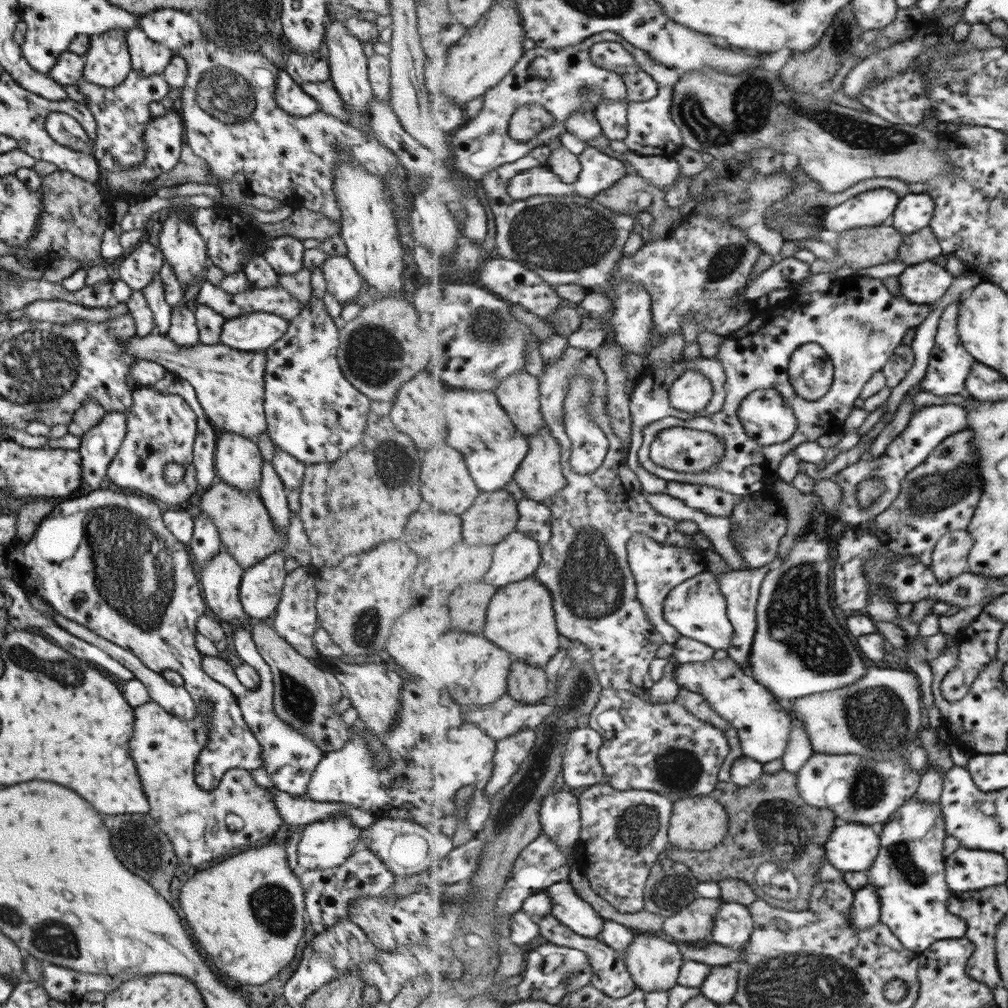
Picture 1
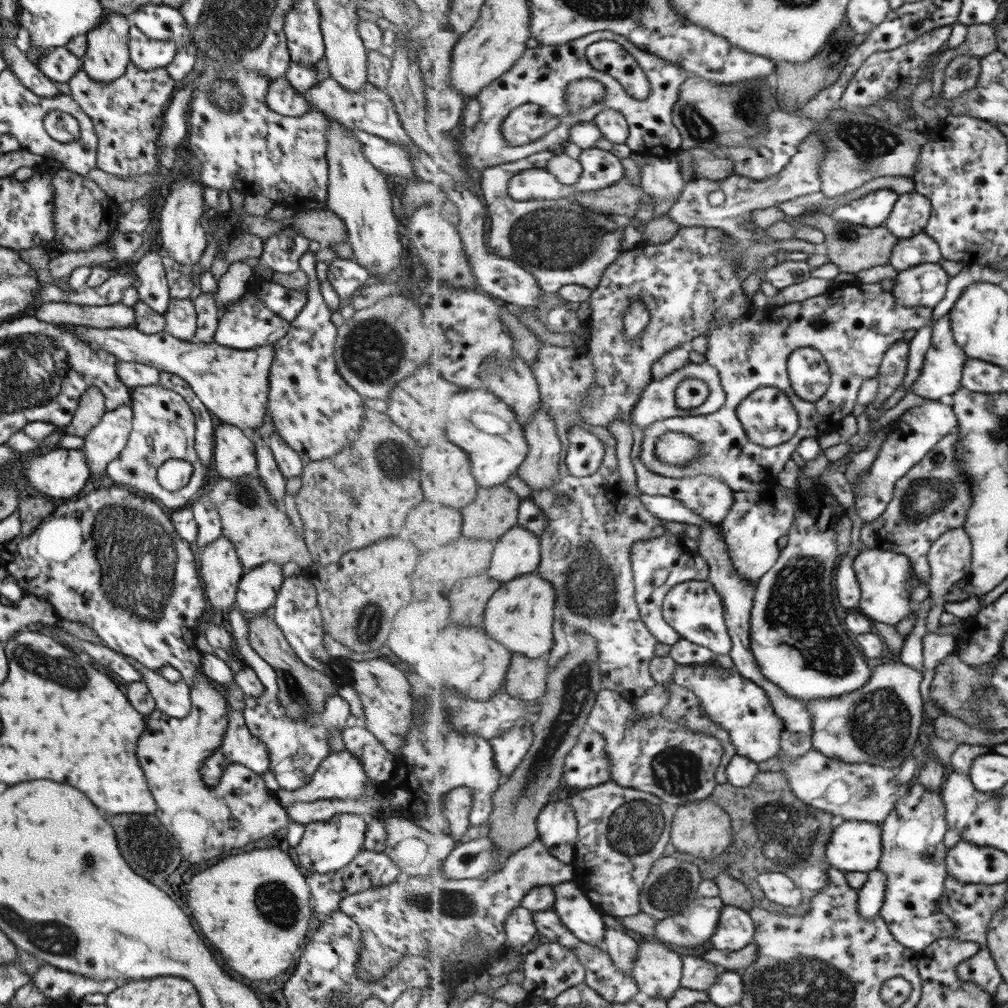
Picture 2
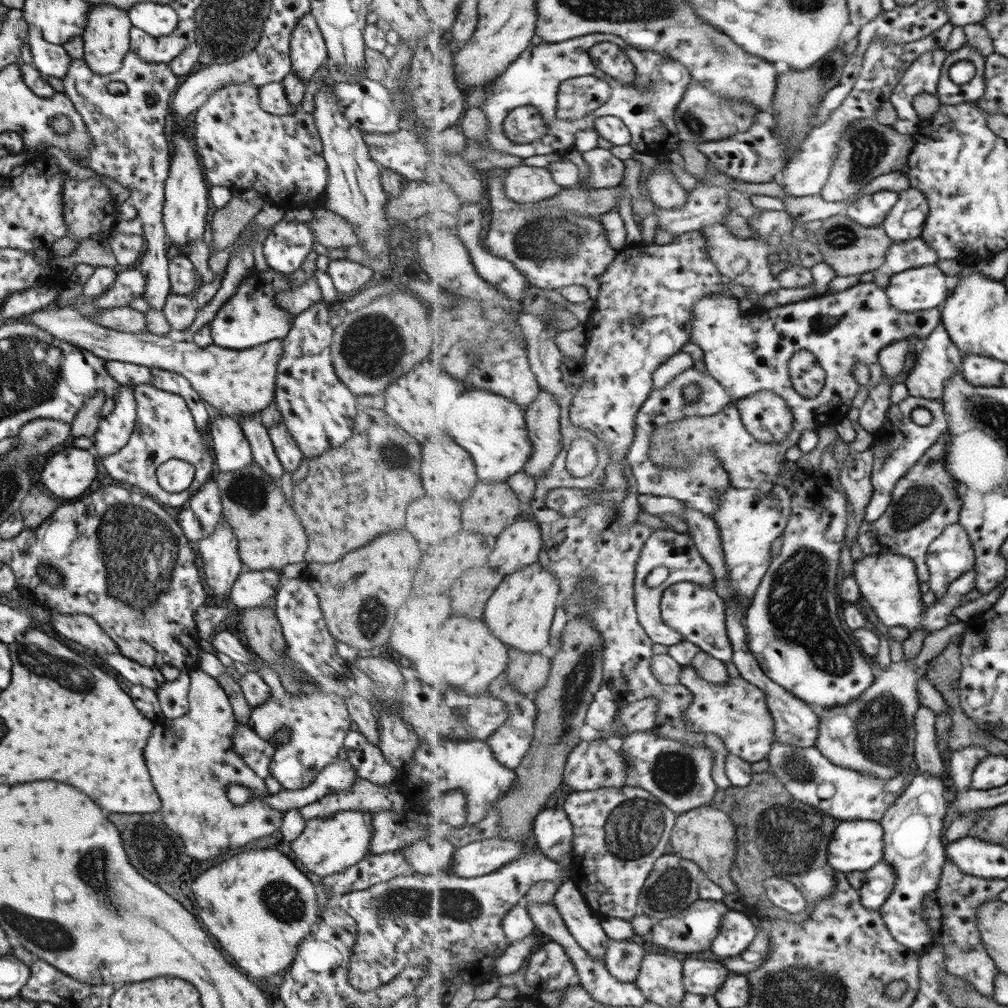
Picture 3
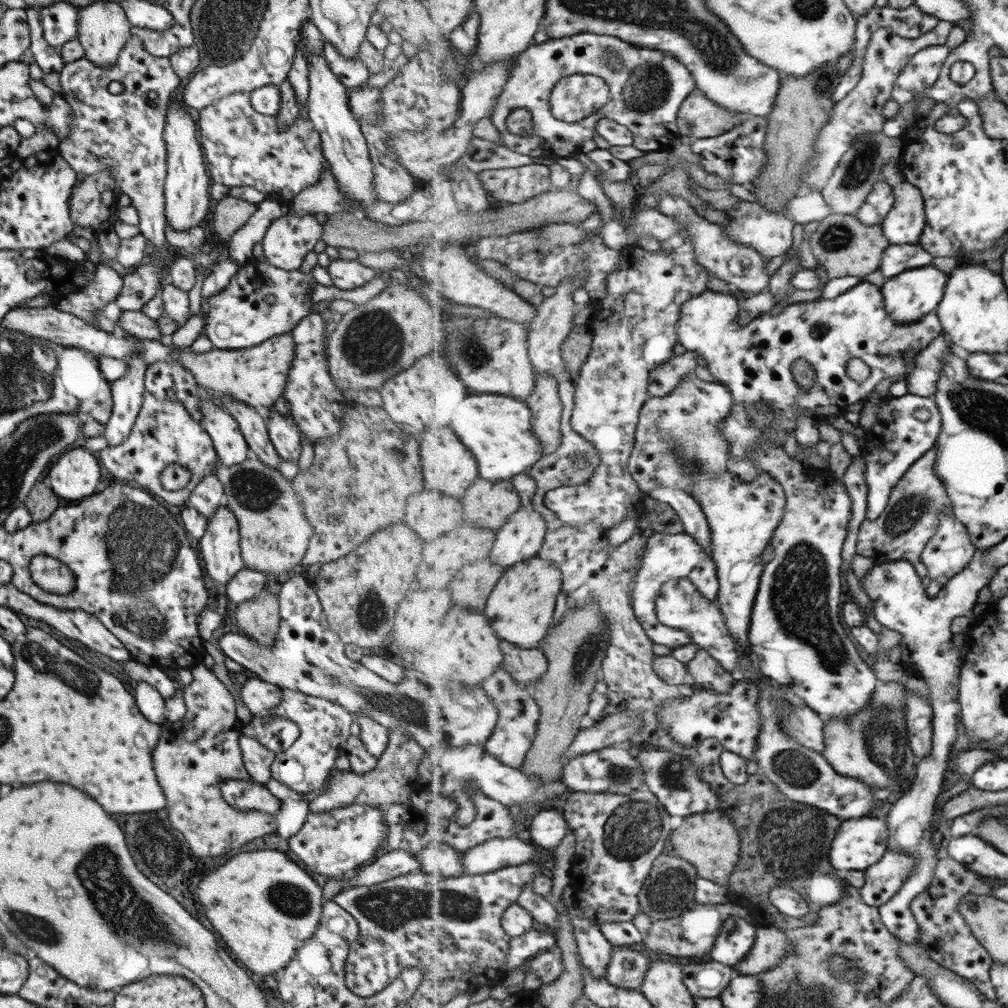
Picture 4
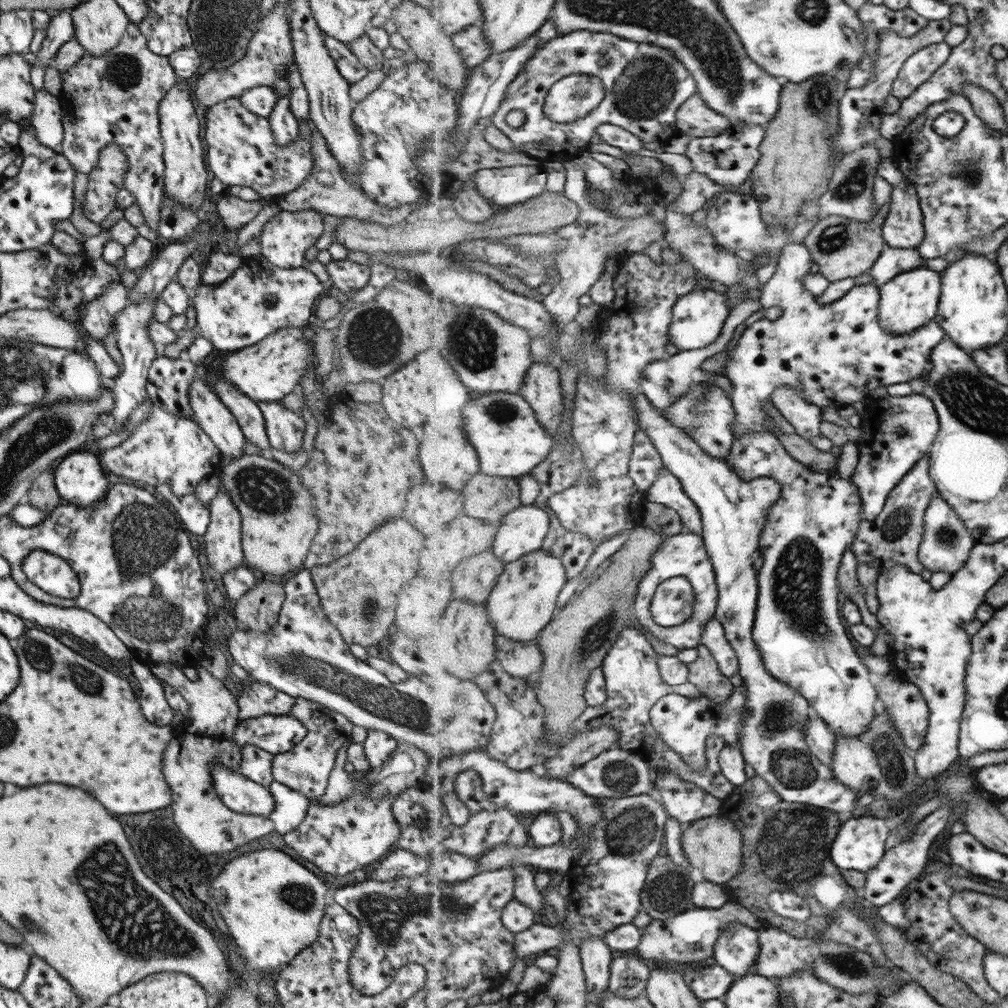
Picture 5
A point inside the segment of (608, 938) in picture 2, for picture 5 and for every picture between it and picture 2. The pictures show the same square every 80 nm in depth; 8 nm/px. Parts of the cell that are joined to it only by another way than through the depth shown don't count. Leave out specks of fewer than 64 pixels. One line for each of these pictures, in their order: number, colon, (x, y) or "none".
3: (624, 957)
4: (628, 968)
5: (630, 976)

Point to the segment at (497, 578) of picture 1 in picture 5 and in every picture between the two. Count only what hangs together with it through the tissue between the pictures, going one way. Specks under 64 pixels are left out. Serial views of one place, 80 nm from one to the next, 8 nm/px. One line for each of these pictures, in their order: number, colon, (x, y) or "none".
2: (519, 552)
3: (521, 544)
4: (522, 538)
5: (524, 530)

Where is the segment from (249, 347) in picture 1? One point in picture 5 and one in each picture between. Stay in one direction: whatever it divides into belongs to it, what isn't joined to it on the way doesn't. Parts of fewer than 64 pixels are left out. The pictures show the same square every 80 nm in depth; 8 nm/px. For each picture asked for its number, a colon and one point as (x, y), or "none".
2: (246, 324)
3: (249, 317)
4: (260, 301)
5: (257, 298)

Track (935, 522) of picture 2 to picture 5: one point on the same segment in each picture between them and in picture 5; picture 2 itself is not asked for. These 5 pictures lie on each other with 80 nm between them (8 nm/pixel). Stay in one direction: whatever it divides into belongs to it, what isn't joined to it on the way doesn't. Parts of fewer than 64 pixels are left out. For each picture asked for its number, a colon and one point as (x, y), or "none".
3: (926, 500)
4: (902, 532)
5: (895, 536)

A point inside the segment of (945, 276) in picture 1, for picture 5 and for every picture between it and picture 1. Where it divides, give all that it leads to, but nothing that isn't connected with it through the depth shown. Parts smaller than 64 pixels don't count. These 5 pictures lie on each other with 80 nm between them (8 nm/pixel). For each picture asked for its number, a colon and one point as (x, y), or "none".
2: (924, 285)
3: (921, 288)
4: (913, 294)
5: (909, 301)

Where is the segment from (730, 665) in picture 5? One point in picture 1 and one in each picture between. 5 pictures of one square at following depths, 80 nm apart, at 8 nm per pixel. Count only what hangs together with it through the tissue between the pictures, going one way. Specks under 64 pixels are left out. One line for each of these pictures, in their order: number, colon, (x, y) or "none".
1: (696, 608)
2: (694, 609)
3: (698, 613)
4: (680, 605)

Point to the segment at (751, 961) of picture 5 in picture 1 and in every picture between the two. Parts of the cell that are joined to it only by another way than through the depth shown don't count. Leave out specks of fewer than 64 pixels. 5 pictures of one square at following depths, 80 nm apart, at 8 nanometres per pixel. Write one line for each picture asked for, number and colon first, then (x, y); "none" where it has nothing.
1: (735, 923)
2: (737, 928)
3: (738, 931)
4: (737, 939)

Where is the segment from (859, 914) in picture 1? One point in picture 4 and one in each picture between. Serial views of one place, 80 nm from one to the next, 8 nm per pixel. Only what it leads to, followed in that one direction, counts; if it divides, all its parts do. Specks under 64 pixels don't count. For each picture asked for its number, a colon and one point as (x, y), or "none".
2: (871, 897)
3: (880, 883)
4: (884, 880)

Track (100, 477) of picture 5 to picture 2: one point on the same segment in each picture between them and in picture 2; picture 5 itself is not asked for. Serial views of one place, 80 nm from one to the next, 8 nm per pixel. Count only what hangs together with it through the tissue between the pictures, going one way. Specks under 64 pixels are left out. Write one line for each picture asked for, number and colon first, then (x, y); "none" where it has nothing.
2: (60, 473)
3: (68, 472)
4: (74, 474)

